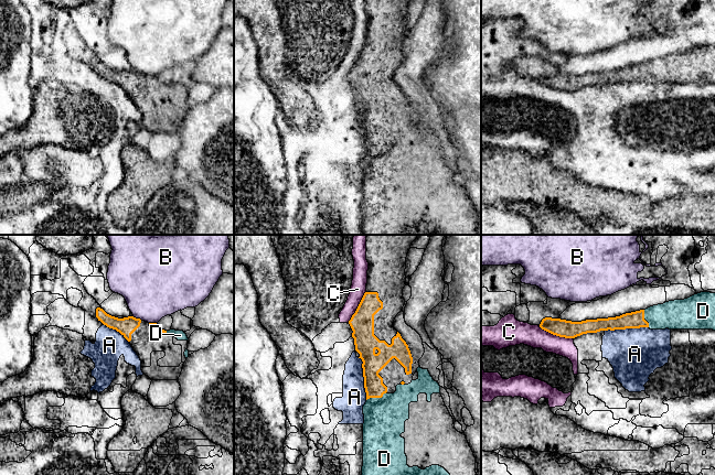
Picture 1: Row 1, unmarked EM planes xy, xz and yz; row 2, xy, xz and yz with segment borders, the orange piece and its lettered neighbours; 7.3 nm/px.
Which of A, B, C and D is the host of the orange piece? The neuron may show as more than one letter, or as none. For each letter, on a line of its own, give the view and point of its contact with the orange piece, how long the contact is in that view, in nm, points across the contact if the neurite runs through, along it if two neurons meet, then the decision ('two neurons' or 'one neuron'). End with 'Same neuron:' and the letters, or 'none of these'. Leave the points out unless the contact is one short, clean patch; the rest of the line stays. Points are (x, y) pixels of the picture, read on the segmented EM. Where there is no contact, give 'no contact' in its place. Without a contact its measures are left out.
A: xz (364, 378) | 320 nm | along xz (358, 357), (362, 362), (363, 387), (366, 399) | two neurons
B: xy (137, 319) | 80 nm | two neurons
C: yz (555, 334) | 260 nm | two neurons
D: xz (376, 397) | 170 nm | one neuron
Same neuron: D

